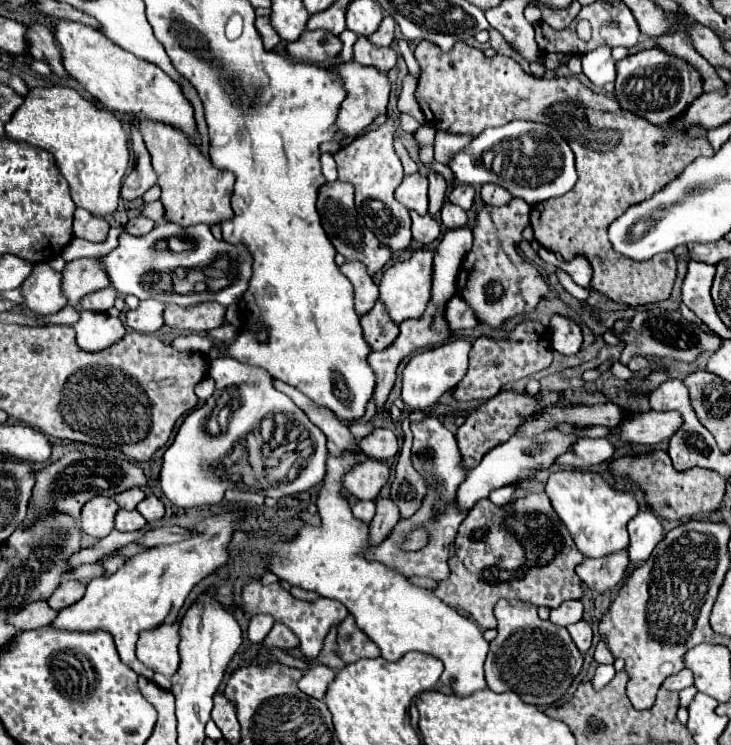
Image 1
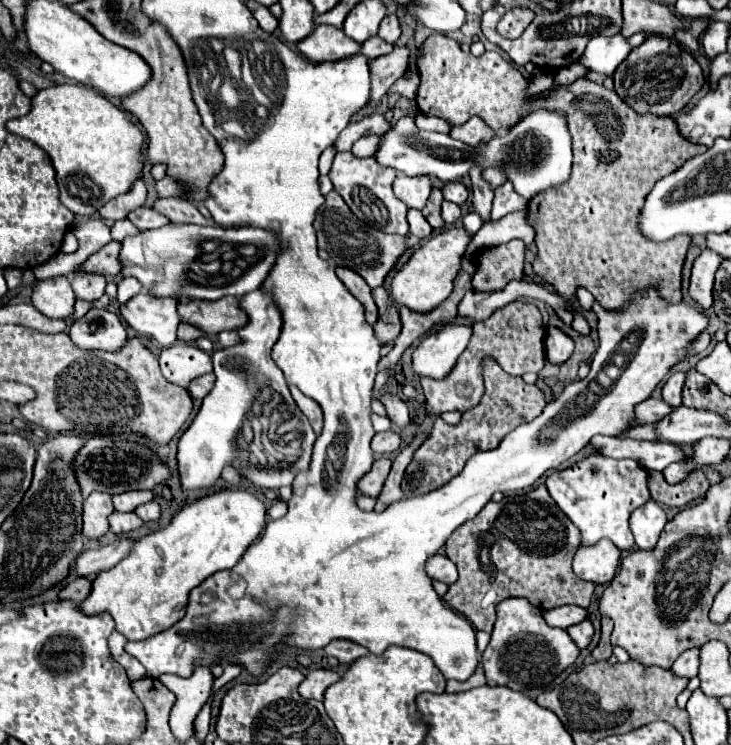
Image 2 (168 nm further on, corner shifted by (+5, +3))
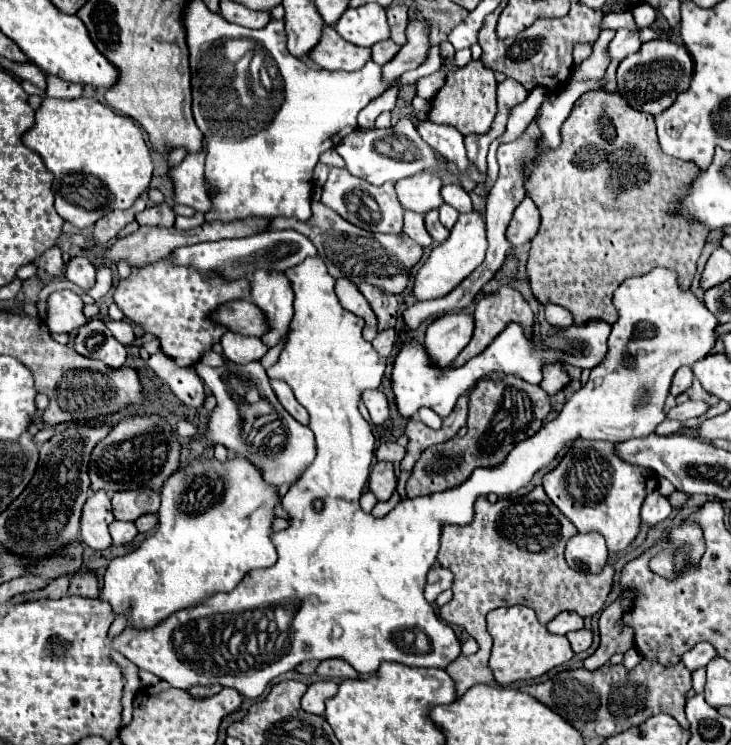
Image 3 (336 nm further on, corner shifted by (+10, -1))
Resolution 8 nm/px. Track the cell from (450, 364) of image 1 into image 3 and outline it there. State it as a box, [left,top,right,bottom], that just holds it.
[425,312,473,368]

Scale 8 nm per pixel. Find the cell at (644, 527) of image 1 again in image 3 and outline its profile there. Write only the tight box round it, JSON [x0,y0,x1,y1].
[641,492,671,526]

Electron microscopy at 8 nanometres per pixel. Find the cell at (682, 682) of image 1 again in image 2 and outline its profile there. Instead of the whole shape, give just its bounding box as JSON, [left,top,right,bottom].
[672,648,700,678]

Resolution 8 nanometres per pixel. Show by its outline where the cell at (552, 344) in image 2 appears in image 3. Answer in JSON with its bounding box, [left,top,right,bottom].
[541,362,569,394]

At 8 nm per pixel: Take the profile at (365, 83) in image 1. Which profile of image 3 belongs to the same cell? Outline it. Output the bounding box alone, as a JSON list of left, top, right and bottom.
[383,20,429,84]

